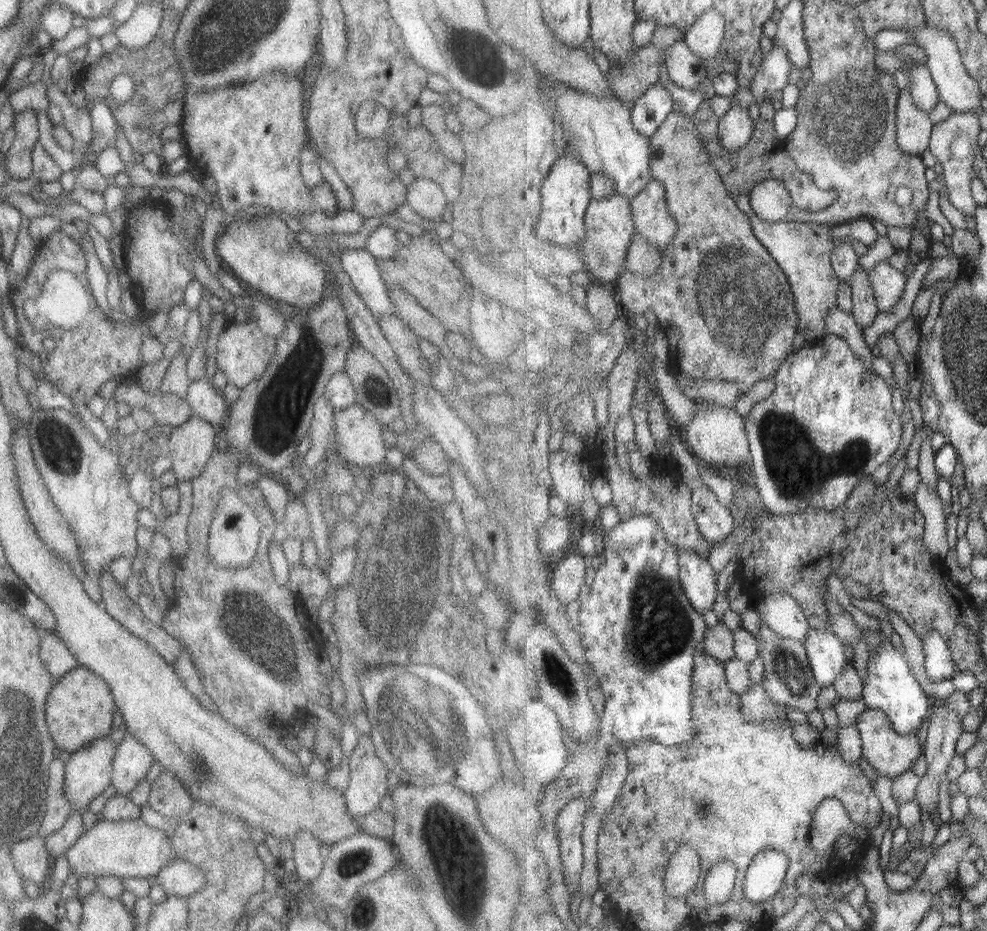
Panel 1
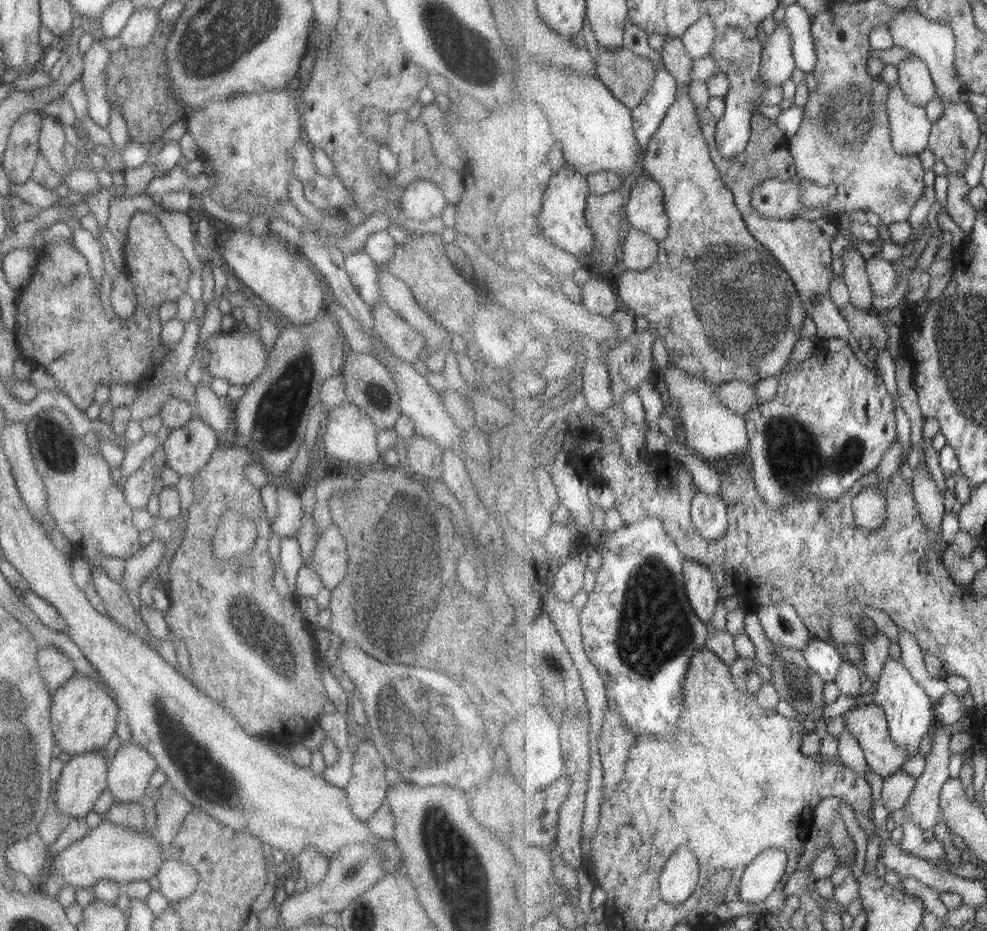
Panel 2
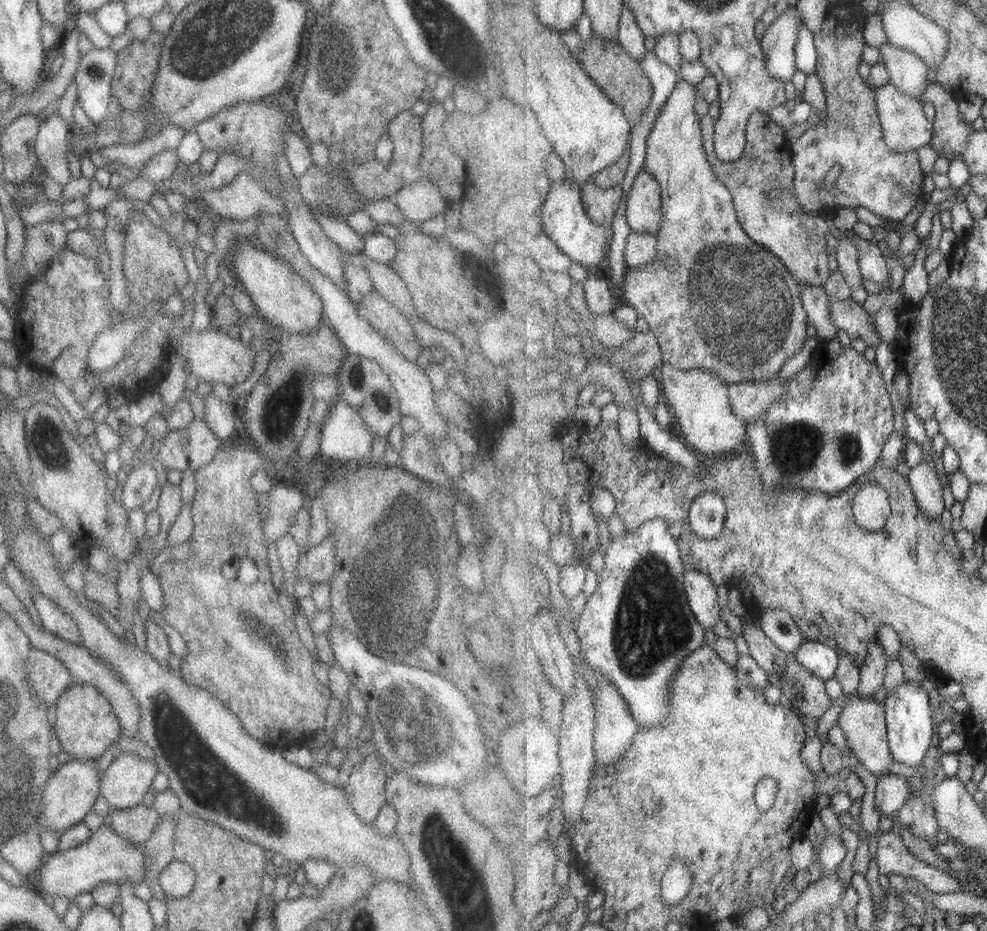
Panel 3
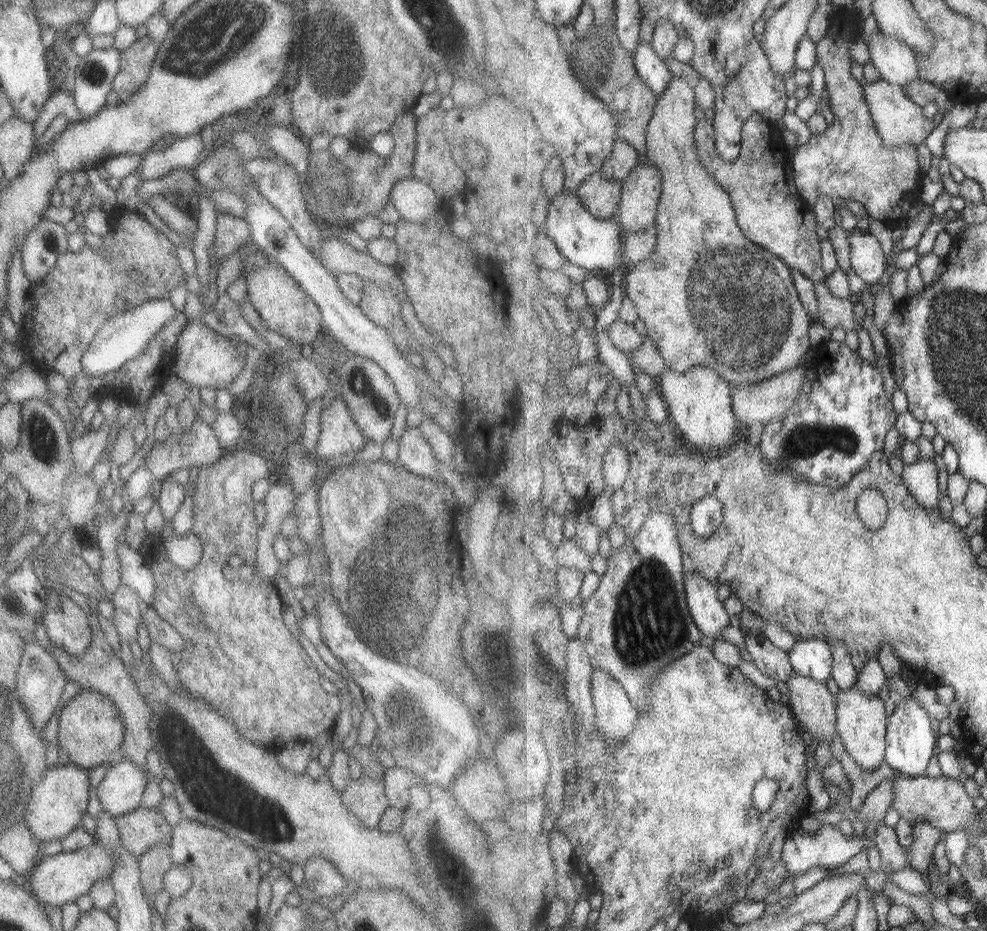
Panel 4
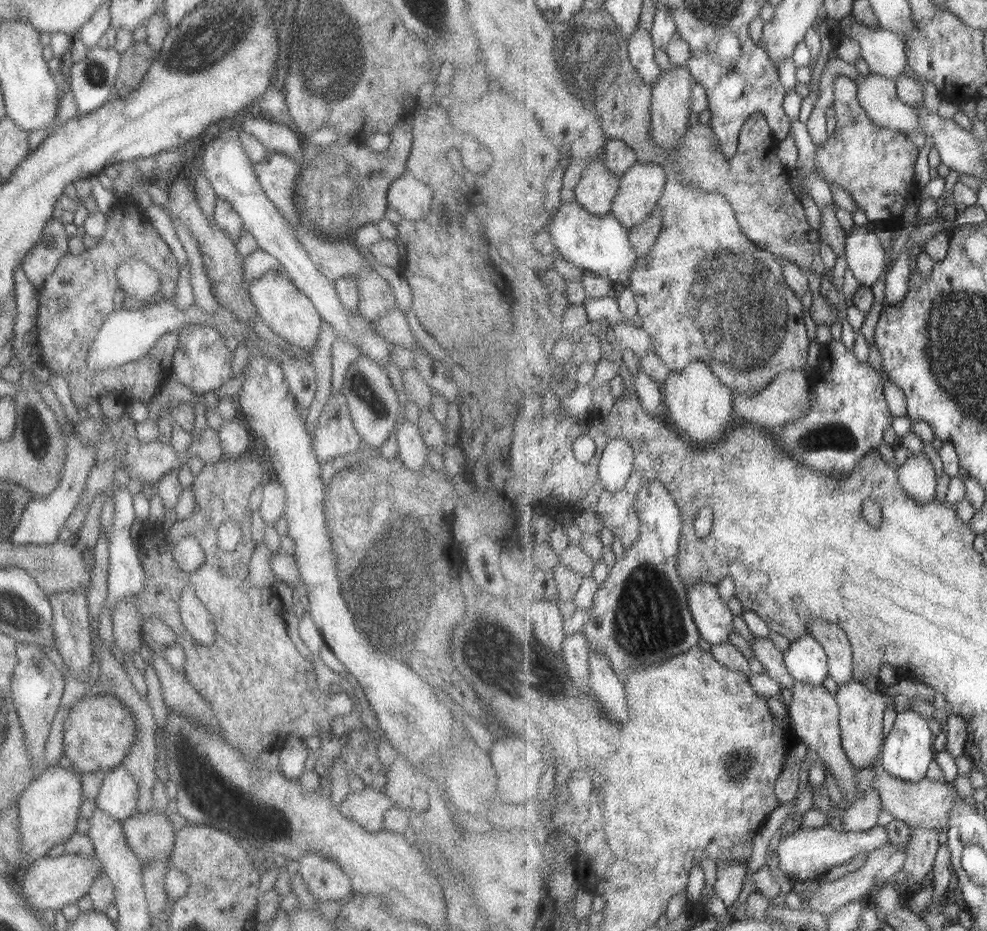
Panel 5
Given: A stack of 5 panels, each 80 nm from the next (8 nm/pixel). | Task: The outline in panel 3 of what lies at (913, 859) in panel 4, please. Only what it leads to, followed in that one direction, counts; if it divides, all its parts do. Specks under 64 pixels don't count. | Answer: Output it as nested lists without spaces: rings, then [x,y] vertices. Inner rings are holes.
[[[940,755],[936,771],[922,773],[924,776],[924,788],[918,796],[908,799],[899,810],[898,822],[905,826],[916,837],[930,842],[939,832],[938,818],[935,818],[935,809],[932,804],[932,788],[946,776],[942,767],[942,755]]]

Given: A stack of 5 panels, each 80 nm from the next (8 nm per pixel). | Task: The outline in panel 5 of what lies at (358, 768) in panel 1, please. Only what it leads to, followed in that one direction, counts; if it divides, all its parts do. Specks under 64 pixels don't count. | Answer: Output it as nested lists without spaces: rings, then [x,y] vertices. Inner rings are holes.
[[[364,787],[361,791],[349,791],[338,805],[343,818],[348,818],[363,830],[373,833],[382,829],[382,816],[393,806],[383,791]]]

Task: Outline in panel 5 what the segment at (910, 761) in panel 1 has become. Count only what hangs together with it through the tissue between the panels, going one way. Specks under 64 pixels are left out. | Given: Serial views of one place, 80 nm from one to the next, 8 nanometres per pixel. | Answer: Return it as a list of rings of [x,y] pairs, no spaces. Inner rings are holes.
[[[855,680],[840,684],[835,696],[840,707],[843,748],[856,767],[869,768],[873,761],[881,758],[881,752],[884,749],[883,716],[889,700],[880,694],[879,690],[871,690],[865,682]]]

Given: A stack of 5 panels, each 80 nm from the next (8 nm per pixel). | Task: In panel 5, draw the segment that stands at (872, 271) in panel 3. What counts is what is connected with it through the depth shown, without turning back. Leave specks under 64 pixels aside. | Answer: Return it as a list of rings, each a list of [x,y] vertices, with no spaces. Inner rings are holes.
[[[871,225],[854,226],[847,233],[846,259],[856,280],[863,285],[875,284],[885,272],[885,248]]]

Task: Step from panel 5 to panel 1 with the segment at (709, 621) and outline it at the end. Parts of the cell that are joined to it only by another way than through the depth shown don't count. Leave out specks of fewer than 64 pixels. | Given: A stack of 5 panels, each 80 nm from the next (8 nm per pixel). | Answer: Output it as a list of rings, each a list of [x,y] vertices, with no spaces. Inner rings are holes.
[[[678,548],[679,551],[679,566],[682,567],[680,570],[680,578],[682,579],[682,586],[686,596],[690,599],[691,605],[701,614],[705,614],[708,610],[713,610],[715,601],[717,601],[719,590],[717,590],[717,578],[713,566],[709,564],[707,558],[701,554],[697,554],[694,550],[687,550],[686,548]]]

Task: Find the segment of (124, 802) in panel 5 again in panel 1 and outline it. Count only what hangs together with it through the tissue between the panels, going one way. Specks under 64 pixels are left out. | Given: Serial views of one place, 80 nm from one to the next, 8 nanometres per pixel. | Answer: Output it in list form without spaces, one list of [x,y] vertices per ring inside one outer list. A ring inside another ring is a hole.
[[[130,734],[125,735],[114,748],[110,783],[115,795],[125,797],[133,788],[144,784],[147,770],[154,763],[149,751]]]

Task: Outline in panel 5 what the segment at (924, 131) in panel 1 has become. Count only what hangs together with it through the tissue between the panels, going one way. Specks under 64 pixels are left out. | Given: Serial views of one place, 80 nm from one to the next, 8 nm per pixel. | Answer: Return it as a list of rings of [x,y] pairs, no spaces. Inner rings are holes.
[[[871,73],[856,78],[859,84],[859,103],[877,124],[899,133],[923,133],[917,108],[903,103],[897,95],[897,83],[882,74]]]

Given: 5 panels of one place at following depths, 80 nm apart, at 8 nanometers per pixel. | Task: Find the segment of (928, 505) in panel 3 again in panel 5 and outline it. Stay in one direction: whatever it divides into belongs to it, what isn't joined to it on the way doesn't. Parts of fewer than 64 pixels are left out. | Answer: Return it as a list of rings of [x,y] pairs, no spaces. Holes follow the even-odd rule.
[[[925,453],[911,455],[898,467],[900,485],[920,503],[931,502],[937,496],[937,472]]]

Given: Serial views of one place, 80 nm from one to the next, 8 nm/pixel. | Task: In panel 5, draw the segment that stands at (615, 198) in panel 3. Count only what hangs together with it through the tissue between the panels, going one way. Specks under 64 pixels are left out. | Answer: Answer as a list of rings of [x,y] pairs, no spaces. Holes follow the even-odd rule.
[[[601,155],[599,161],[593,162],[591,168],[582,172],[582,179],[575,192],[578,203],[598,216],[611,214],[620,189],[620,176],[607,169],[604,158]]]

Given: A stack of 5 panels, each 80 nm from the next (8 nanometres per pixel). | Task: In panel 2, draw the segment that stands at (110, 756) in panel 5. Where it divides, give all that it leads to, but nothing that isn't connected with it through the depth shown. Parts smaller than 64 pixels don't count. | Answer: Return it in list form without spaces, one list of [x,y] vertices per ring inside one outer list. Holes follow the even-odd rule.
[[[74,674],[50,695],[49,723],[54,743],[70,757],[102,750],[120,716],[113,698],[97,680]]]

